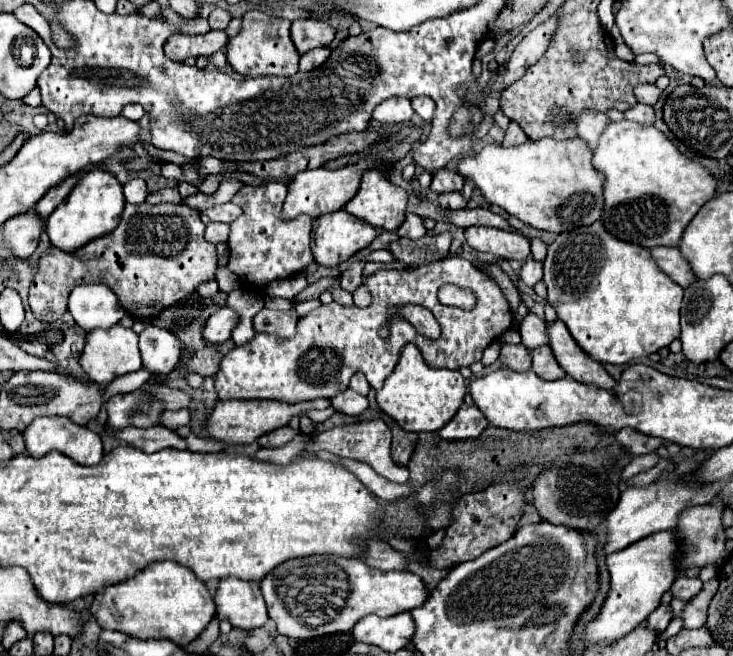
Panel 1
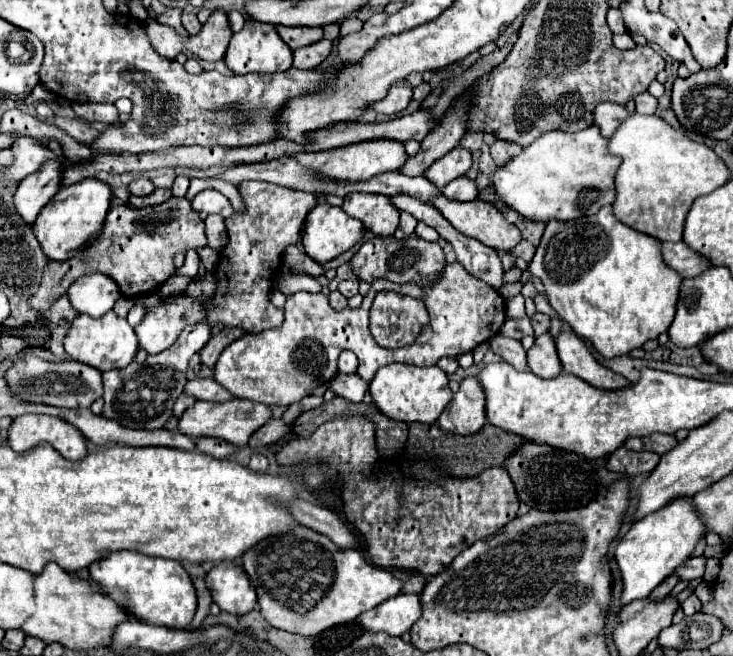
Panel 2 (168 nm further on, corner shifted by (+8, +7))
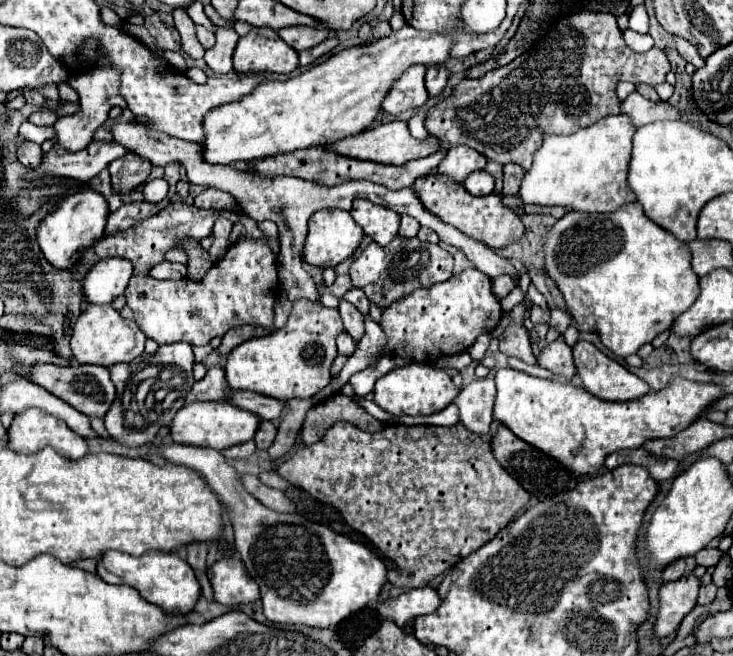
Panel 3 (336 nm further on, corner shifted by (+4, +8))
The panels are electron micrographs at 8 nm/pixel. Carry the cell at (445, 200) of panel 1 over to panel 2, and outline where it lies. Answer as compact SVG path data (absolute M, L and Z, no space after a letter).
M459 177L455 181L451 181L449 185L445 185L441 189L449 199L455 199L455 201L473 201L477 199L479 195L479 189L477 189L477 183L473 179L467 179L467 177Z

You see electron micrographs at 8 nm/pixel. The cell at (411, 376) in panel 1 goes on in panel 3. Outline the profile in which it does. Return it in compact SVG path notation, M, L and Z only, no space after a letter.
M405 364L381 376L375 382L373 394L375 394L375 402L393 416L403 416L403 414L429 416L447 408L453 402L453 398L459 394L459 388L453 386L445 370L437 370L429 364Z

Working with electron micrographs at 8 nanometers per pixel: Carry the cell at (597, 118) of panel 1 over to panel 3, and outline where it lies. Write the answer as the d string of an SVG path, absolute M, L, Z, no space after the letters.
M637 92L629 94L621 102L619 108L625 116L629 116L629 120L633 122L635 128L657 122L657 120L677 120L679 118L679 112L673 106L669 106L667 102L651 102Z

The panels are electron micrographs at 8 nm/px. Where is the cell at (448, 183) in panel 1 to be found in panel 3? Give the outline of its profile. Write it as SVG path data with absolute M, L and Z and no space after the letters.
M453 146L449 148L443 162L437 166L437 174L449 178L451 182L461 184L471 172L485 168L485 162L487 158L477 150L467 146Z

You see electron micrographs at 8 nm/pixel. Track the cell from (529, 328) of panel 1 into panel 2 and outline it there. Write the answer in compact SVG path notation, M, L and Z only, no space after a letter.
M535 313L535 315L531 317L531 325L533 325L533 329L535 329L535 335L543 335L543 333L547 333L547 331L549 331L551 319L549 319L549 315Z

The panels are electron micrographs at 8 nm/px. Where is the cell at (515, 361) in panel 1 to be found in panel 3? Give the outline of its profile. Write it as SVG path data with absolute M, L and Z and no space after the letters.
M513 324L503 330L499 336L499 350L507 356L515 356L527 364L535 364L535 356L531 352L531 340L523 324Z

